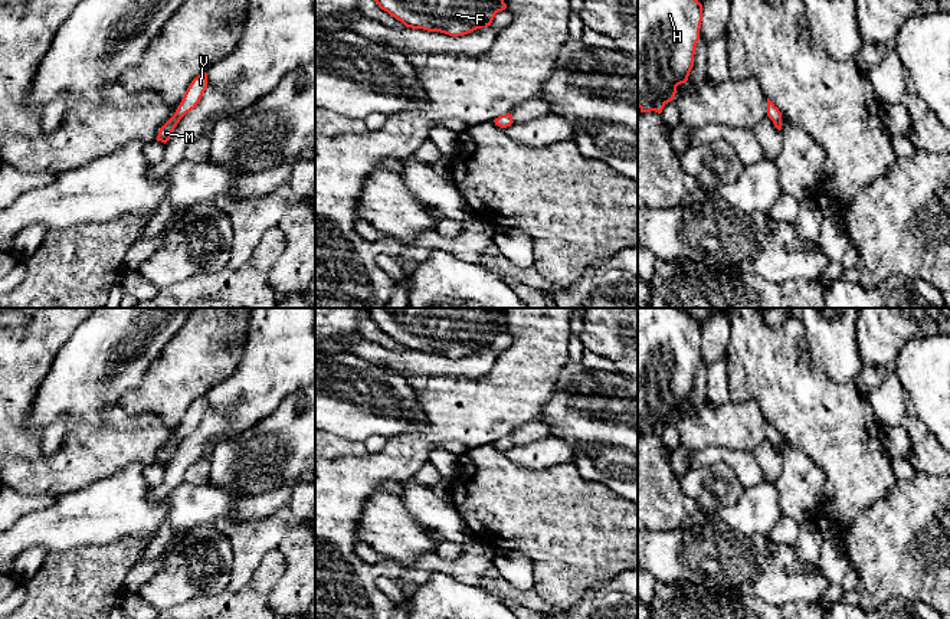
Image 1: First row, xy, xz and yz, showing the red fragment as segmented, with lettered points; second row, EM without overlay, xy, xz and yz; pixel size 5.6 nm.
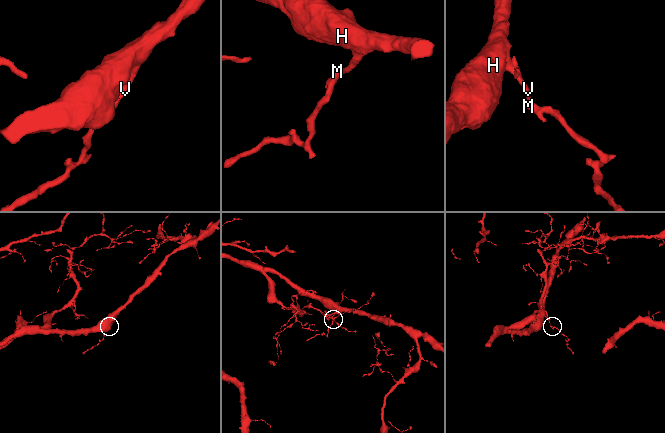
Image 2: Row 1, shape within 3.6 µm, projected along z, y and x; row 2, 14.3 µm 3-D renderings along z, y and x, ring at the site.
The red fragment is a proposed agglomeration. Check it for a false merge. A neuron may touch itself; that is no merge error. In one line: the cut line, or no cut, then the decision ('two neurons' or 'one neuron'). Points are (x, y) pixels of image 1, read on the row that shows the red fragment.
no cut | one neuron

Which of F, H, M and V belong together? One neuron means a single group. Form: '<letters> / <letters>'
F H M V

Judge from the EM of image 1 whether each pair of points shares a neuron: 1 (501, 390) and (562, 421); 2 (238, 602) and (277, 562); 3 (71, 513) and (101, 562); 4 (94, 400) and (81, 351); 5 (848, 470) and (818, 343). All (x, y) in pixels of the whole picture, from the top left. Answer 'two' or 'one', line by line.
1: two
2: one
3: two
4: one
5: two

